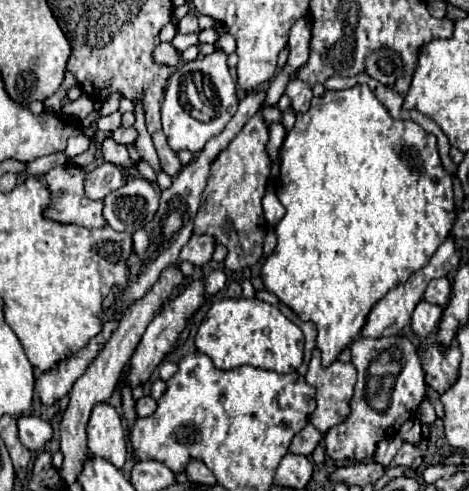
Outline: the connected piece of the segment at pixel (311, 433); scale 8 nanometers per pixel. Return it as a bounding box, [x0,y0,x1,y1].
[289,424,321,456]

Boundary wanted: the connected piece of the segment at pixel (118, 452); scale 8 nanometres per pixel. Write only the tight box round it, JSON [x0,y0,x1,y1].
[87,404,127,468]

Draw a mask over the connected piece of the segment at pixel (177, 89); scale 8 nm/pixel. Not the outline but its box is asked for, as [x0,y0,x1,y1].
[161,52,237,154]

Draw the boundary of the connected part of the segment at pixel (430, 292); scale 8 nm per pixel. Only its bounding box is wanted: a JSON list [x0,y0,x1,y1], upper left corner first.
[425,278,451,306]

